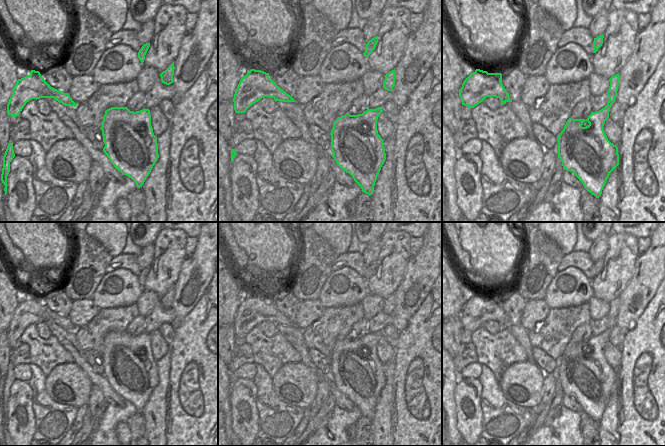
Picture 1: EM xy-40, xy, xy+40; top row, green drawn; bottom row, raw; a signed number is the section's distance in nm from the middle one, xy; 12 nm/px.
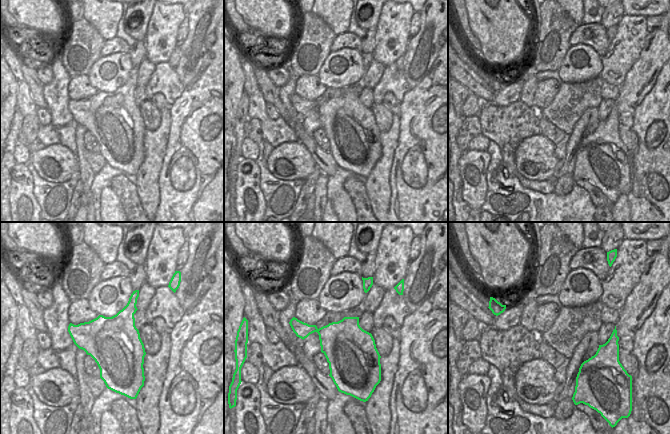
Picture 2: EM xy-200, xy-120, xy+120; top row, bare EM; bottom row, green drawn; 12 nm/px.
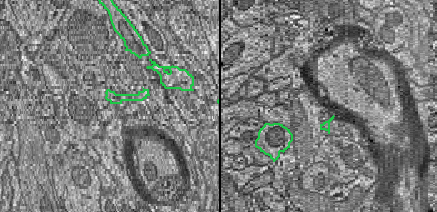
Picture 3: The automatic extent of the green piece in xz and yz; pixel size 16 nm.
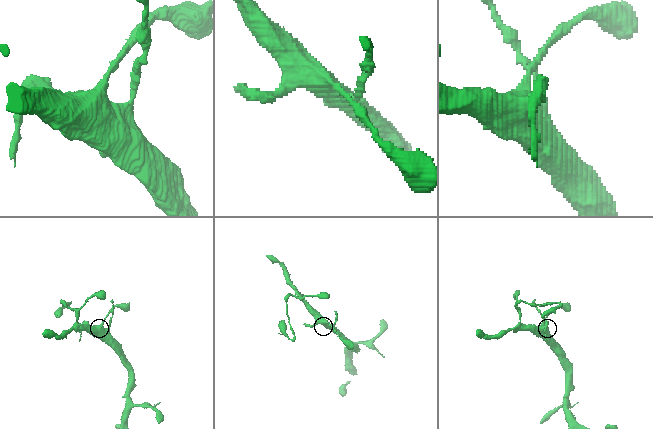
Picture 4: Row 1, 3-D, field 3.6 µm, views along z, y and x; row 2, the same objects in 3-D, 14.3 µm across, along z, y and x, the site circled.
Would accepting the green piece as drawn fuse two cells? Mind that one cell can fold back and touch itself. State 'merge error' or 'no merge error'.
no merge error

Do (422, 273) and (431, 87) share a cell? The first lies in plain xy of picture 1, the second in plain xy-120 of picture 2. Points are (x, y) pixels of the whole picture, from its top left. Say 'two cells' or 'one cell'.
two cells

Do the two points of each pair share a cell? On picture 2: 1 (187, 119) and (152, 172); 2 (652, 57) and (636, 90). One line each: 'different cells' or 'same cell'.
1: different cells
2: same cell

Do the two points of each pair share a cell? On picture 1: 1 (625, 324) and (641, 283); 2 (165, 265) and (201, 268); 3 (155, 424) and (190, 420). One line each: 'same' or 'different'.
1: same
2: different
3: different

